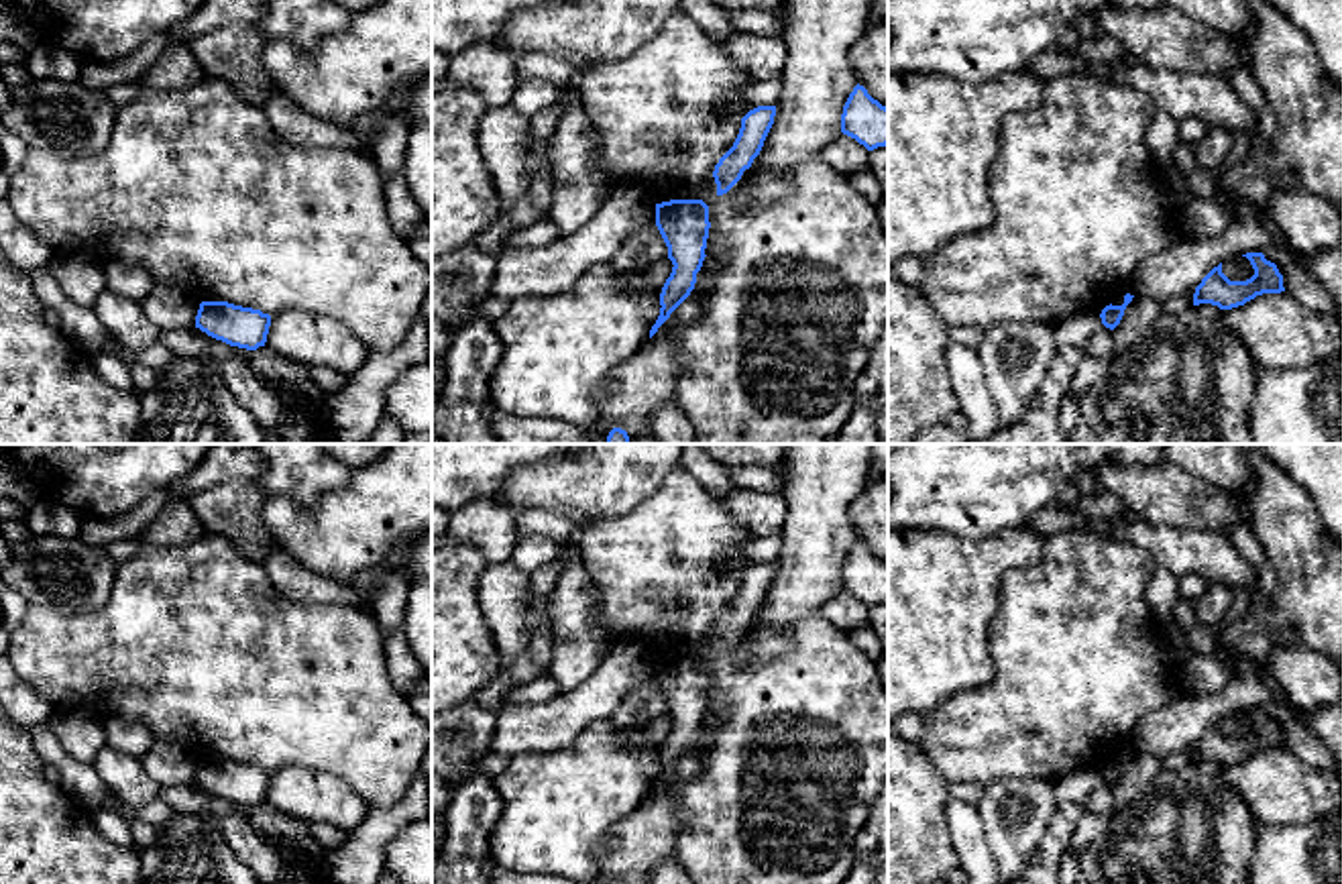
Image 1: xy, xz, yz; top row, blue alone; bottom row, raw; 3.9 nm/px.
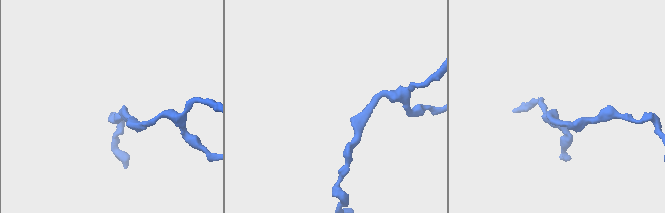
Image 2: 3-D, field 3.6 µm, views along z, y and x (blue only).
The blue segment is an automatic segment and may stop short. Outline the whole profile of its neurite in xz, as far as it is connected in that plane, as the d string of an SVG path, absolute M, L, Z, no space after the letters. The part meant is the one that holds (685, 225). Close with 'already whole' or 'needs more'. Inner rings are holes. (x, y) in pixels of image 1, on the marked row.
M670 200L656 204L656 226L668 246L672 273L660 293L660 316L650 338L670 314L690 295L705 261L709 238L709 206L703 200Z | already whole

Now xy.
M202 301L195 316L195 328L216 340L246 350L265 346L269 326L269 314L228 301Z | already whole

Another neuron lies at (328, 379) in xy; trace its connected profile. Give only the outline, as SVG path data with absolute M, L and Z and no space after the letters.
M303 365L303 367L310 379L320 387L324 395L330 395L346 385L348 377L330 367L318 367L318 365Z

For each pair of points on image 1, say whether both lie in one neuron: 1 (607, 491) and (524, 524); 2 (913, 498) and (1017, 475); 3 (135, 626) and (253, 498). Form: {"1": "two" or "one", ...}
{"1": "two", "2": "one", "3": "two"}

